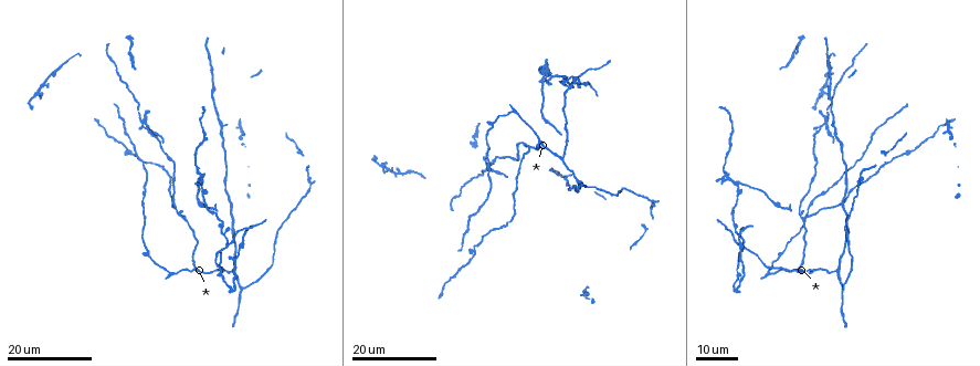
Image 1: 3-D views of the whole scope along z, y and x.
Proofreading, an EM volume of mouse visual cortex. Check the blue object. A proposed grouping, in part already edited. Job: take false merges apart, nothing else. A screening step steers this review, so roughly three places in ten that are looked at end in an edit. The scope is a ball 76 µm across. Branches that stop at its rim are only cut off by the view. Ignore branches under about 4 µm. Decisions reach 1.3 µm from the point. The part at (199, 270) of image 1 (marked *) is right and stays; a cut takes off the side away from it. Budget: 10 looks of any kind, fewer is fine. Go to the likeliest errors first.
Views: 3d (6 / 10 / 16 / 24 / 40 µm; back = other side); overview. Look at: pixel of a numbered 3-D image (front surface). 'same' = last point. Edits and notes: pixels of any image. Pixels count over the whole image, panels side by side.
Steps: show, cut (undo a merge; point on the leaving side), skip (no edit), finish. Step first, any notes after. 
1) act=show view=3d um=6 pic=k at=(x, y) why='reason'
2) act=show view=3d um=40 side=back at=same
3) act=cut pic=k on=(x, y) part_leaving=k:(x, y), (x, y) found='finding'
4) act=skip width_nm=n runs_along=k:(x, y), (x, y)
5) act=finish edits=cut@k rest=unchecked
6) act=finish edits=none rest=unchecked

act=show view=3d um=24 pic=1 at=(570, 85) why='four arms meet'

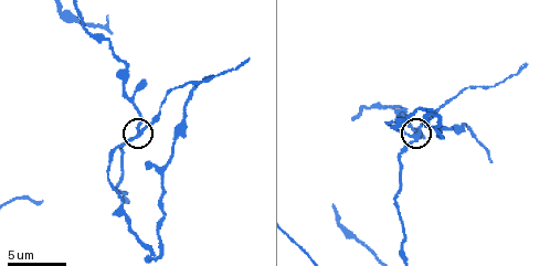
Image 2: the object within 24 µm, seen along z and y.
act=show view=3d um=6 pic=2 at=(134, 137)

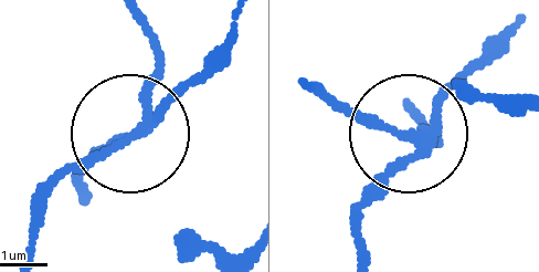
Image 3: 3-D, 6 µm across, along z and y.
act=cut pic=3 on=(157, 52) found='a second neuron is stuck on'

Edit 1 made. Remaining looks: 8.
act=show view=overview

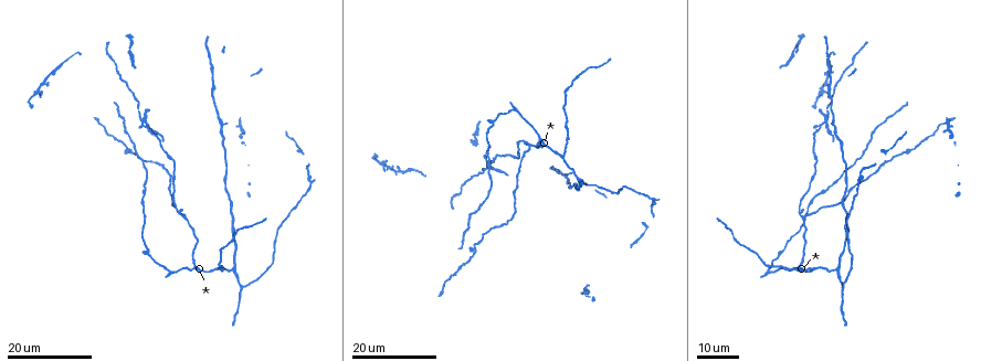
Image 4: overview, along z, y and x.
act=show view=3d um=24 pic=4 at=(143, 120) why='four or more arms meet'

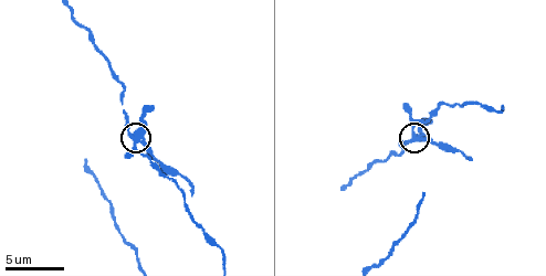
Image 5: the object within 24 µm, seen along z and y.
act=show view=3d um=10 pic=5 at=(414, 141)

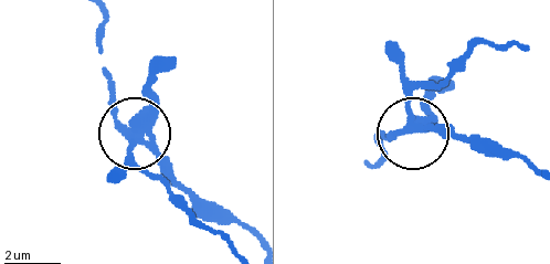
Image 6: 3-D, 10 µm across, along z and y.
act=show view=3d um=10 side=back pic=6 at=(409, 129)

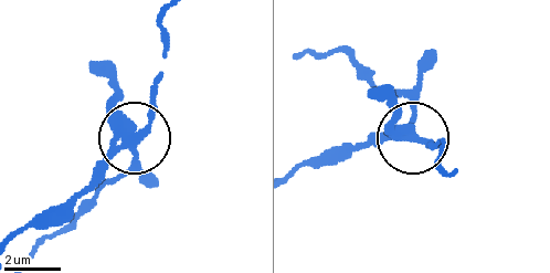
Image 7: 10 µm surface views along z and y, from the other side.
act=cut pic=7 on=(96, 168) part_leaving=7:(128, 140), (17, 238) found='two neurons meet here'

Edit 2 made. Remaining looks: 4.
act=show view=3d um=24 pic=4 at=(842, 288) why='arms part here'

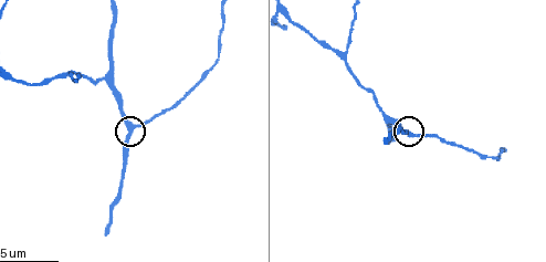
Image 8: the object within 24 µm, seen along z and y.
act=show view=3d um=10 pic=8 at=(133, 129)

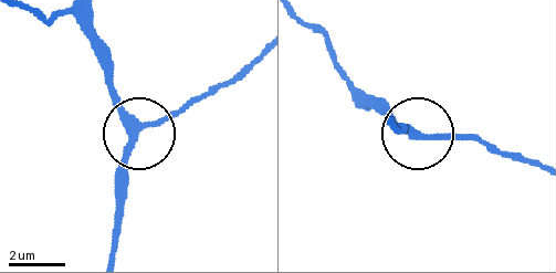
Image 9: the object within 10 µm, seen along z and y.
act=skip side_arm_um=10 arms=3 found='all the same neuron'

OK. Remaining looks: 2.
act=show view=3d um=10 pic=8 at=(345, 55) why='three-way junction'

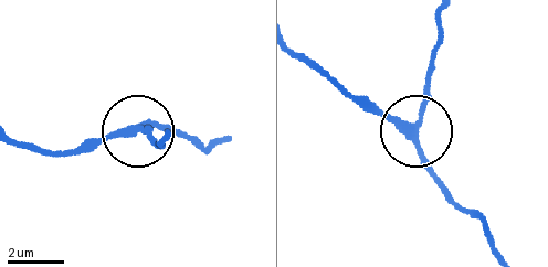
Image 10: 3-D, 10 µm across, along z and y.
act=skip side_arm_um=36 arms=3 found='continuous, no second neuron'

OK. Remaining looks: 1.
act=finish edits=cut@3,cut@7 rest=unchecked

